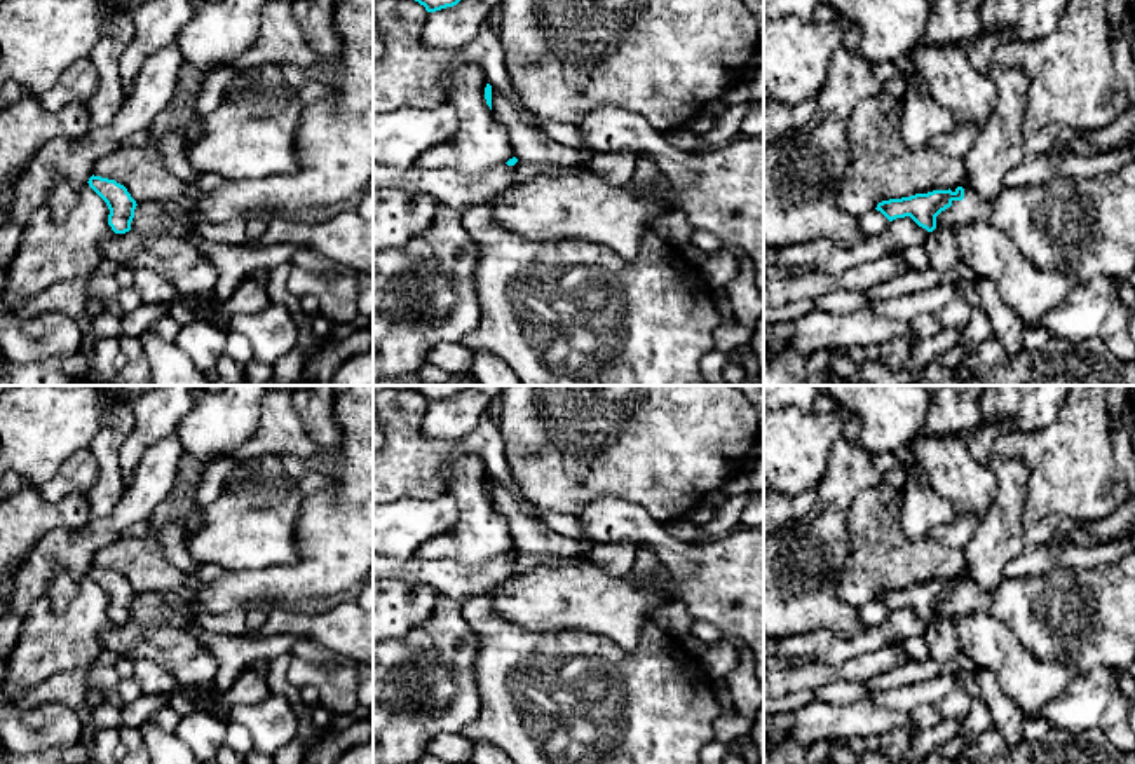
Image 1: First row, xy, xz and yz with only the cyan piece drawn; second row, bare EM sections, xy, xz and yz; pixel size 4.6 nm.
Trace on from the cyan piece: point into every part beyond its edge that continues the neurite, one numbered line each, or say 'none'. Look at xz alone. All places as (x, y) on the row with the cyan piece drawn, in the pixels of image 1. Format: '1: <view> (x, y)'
none

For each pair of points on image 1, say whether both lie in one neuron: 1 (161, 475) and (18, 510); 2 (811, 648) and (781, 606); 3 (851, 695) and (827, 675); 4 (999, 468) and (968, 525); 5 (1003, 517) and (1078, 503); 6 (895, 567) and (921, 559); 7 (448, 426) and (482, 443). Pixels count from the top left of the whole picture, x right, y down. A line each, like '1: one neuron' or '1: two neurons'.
1: two neurons
2: two neurons
3: two neurons
4: two neurons
5: two neurons
6: one neuron
7: two neurons

